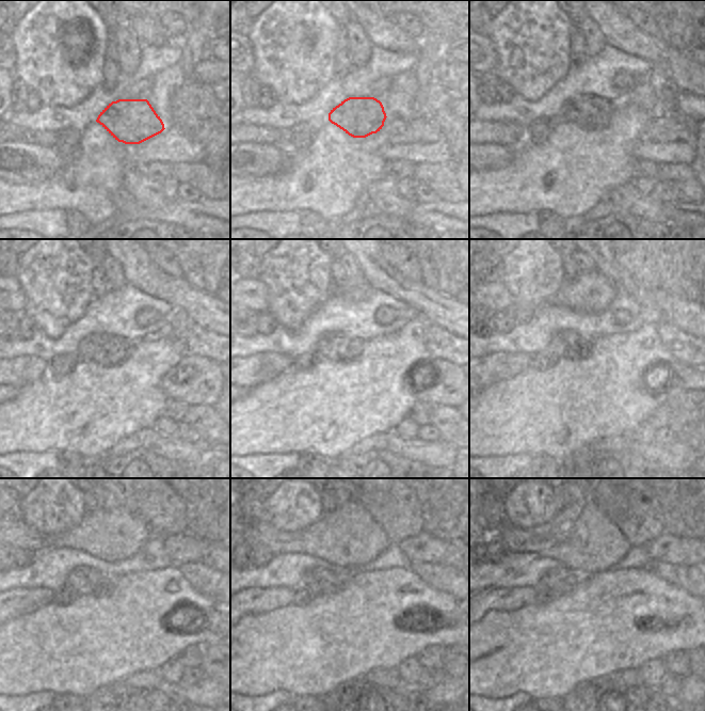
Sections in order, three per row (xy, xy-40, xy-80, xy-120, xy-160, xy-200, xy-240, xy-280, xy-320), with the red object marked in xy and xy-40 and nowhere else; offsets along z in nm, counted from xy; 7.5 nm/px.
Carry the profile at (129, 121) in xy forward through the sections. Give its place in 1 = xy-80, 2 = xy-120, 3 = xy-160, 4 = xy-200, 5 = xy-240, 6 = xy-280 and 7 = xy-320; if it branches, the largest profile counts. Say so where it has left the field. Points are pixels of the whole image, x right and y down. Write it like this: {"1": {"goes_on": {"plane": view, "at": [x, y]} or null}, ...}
{"1": {"goes_on": {"plane": "xy-80", "at": [587, 111]}}, "2": {"goes_on": {"plane": "xy-120", "at": [105, 349]}}, "3": {"goes_on": {"plane": "xy-160", "at": [336, 346]}}, "4": {"goes_on": {"plane": "xy-200", "at": [567, 344]}}, "5": {"goes_on": {"plane": "xy-240", "at": [85, 580]}}, "6": {"goes_on": {"plane": "xy-280", "at": [327, 579]}}, "7": {"goes_on": {"plane": "xy-320", "at": [561, 580]}}}

